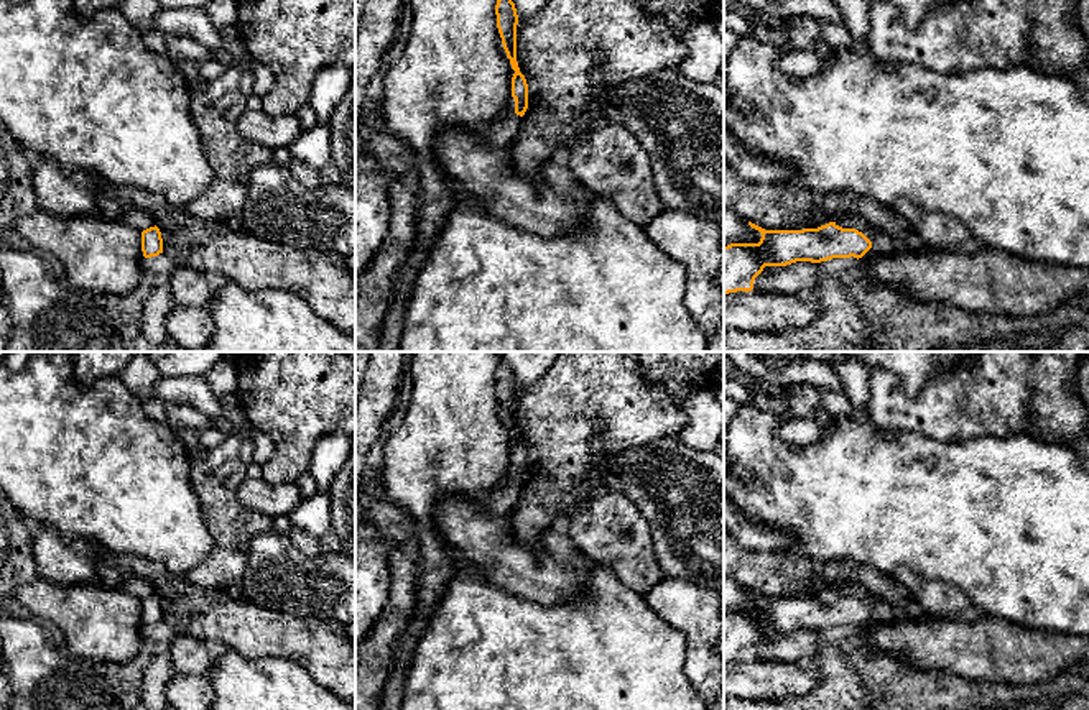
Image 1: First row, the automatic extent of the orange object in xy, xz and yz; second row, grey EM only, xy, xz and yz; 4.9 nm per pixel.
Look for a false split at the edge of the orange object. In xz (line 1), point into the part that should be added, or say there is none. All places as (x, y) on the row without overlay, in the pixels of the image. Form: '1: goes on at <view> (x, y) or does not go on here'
1: goes on at xz (499, 503)

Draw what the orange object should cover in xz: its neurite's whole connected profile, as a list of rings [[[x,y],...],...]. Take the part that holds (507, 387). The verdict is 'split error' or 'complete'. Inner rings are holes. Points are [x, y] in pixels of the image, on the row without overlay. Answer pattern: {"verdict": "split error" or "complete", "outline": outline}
{"verdict": "split error", "outline": [[[502,362],[497,368],[495,383],[502,413],[515,442],[512,445],[512,465],[505,478],[487,496],[485,506],[489,514],[503,518],[517,505],[523,483],[528,477],[528,452],[517,431],[518,383],[515,371],[508,363]]]}

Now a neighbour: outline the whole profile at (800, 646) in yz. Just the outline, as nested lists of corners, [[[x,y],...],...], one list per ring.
[[[796,629],[786,634],[776,634],[775,638],[762,639],[753,649],[753,657],[762,661],[808,664],[821,651],[823,646],[818,644],[814,631]]]

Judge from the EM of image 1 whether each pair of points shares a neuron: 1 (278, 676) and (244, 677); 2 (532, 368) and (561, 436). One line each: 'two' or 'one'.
1: one
2: two

